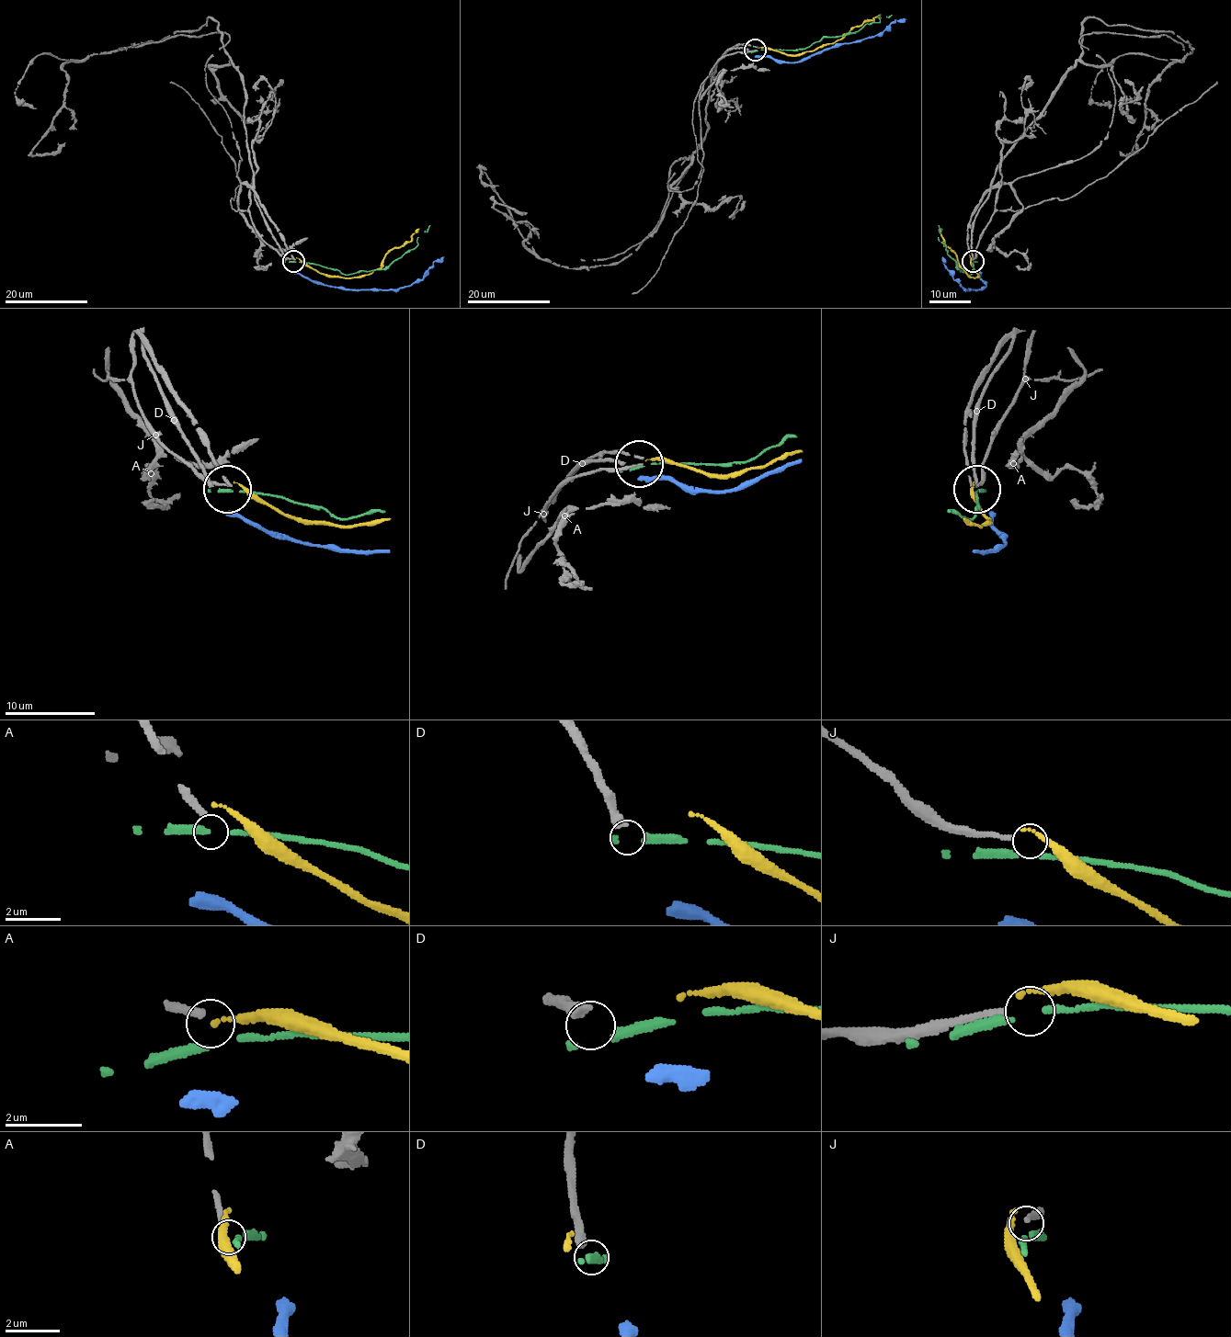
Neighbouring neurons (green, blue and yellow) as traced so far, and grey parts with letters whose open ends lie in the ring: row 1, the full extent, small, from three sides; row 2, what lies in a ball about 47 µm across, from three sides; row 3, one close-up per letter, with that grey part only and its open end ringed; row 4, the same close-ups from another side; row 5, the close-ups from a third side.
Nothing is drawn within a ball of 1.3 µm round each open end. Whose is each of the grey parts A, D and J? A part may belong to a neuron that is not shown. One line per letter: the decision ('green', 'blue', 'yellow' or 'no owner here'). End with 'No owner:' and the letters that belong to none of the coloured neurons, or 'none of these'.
A: no owner here
D: no owner here
J: no owner here
No owner: A, D, J

